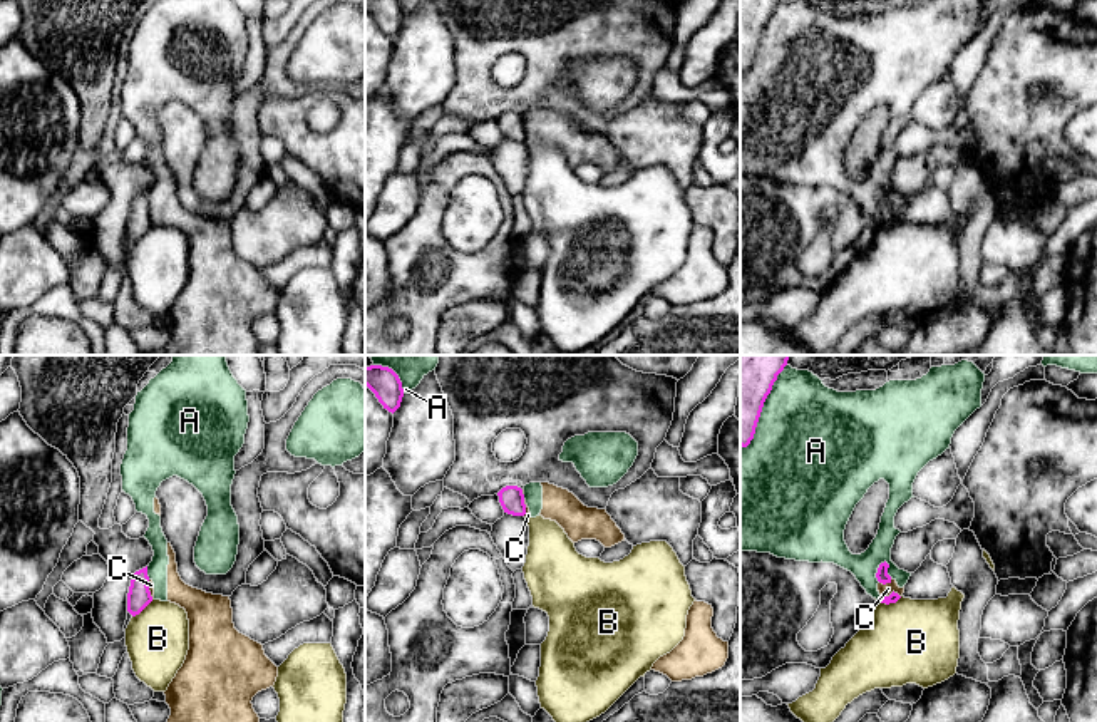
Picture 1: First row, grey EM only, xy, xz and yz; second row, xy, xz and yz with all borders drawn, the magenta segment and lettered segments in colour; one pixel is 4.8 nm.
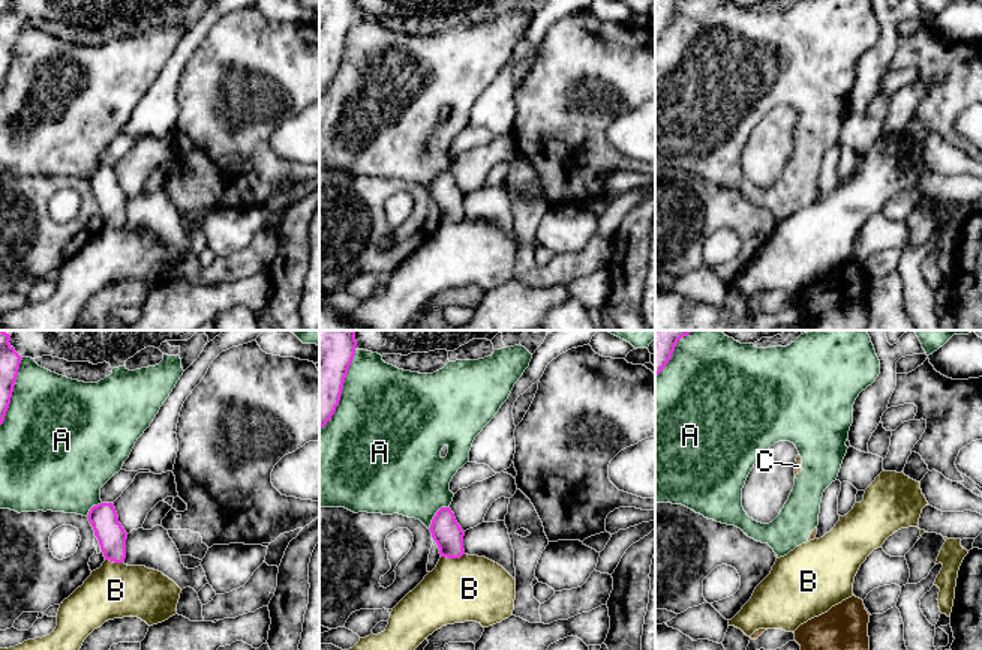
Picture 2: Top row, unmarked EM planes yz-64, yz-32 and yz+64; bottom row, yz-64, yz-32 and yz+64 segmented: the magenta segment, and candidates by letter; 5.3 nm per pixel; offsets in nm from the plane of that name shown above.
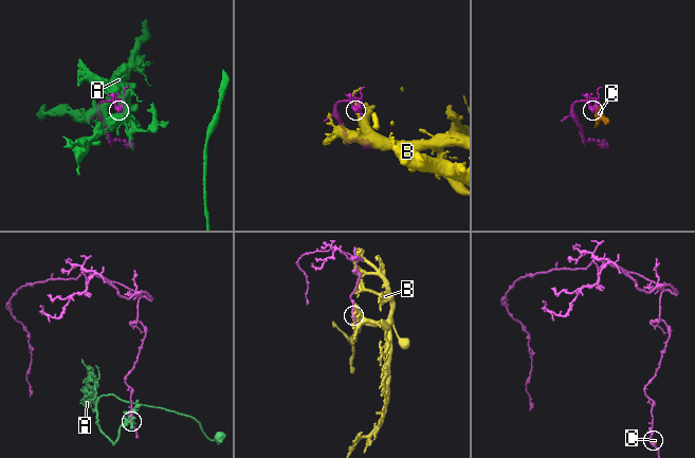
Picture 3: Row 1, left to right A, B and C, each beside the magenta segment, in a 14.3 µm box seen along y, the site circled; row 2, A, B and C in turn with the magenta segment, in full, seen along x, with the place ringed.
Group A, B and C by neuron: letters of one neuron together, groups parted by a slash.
A C / B

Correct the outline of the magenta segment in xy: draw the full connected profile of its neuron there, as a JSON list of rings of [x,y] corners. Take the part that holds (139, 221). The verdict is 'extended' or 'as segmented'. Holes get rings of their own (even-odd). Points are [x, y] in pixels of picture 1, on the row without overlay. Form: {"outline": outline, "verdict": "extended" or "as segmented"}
{"outline": [[[146,191],[136,196],[131,204],[131,211],[127,218],[127,236],[132,241],[139,240],[152,226],[147,209],[149,209],[149,201],[147,201],[147,191]]], "verdict": "as segmented"}

